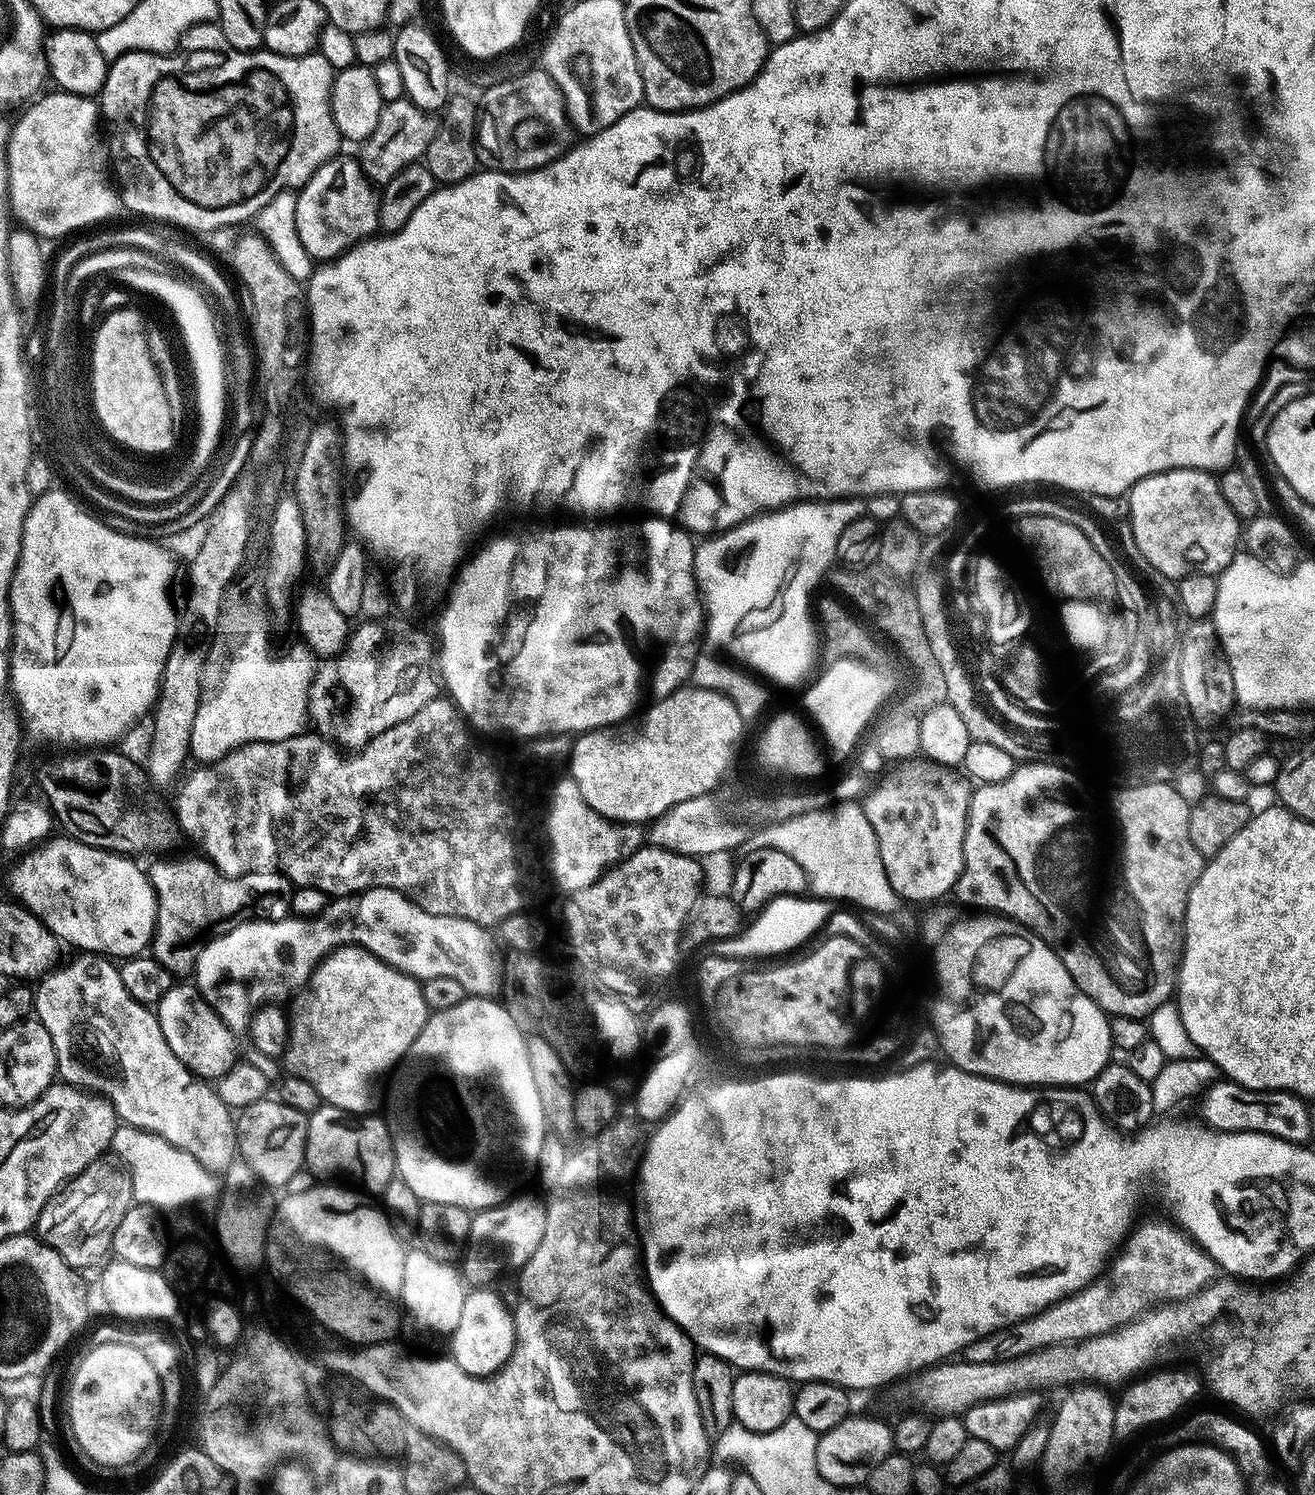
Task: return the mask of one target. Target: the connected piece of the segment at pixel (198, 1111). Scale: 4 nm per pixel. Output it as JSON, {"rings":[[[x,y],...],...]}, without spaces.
{"rings":[[[76,954],[76,957],[69,964],[63,964],[61,963],[59,966],[53,968],[51,972],[45,972],[43,976],[39,977],[38,983],[34,988],[36,994],[36,1011],[34,1016],[35,1019],[42,1022],[42,1026],[46,1026],[46,1030],[50,1034],[50,1042],[54,1042],[57,1077],[63,1083],[69,1084],[71,1088],[78,1088],[81,1092],[99,1094],[103,1097],[103,1099],[111,1104],[112,1109],[116,1111],[117,1121],[121,1125],[136,1128],[138,1131],[149,1132],[154,1136],[161,1136],[166,1142],[178,1146],[178,1150],[186,1150],[186,1154],[190,1154],[190,1158],[198,1161],[207,1172],[223,1174],[238,1159],[236,1121],[234,1119],[233,1109],[224,1105],[209,1081],[202,1080],[199,1076],[193,1074],[180,1061],[178,1054],[174,1054],[174,1050],[170,1050],[170,1042],[166,1042],[166,1038],[162,1035],[162,1026],[158,1022],[155,1011],[147,1004],[140,1004],[130,994],[130,990],[126,990],[126,986],[122,986],[119,967],[109,957],[99,954]]]}

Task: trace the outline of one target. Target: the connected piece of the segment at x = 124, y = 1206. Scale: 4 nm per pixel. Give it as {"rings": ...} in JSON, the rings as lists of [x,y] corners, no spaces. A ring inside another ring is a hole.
{"rings":[[[104,1163],[91,1164],[64,1185],[36,1220],[34,1232],[39,1240],[77,1270],[85,1270],[91,1264],[99,1265],[105,1259],[103,1256],[111,1253],[114,1230],[118,1230],[122,1218],[126,1218],[134,1206],[132,1183],[127,1171],[115,1163]]]}

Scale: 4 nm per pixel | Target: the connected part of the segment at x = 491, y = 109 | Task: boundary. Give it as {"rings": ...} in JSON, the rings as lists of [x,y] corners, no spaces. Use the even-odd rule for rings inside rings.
{"rings":[[[533,70],[504,78],[478,100],[476,146],[485,169],[498,172],[533,172],[565,156],[574,146],[574,129],[564,105],[564,95],[547,72]]]}

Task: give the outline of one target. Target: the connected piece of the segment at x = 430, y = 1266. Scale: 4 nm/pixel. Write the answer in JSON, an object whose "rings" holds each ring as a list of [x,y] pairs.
{"rings":[[[416,1246],[406,1251],[406,1267],[402,1281],[402,1304],[405,1311],[412,1315],[416,1324],[422,1324],[432,1332],[451,1334],[458,1326],[458,1318],[462,1318],[462,1306],[466,1295],[466,1281],[461,1269],[455,1263],[438,1262],[438,1258],[430,1258],[423,1248]]]}

